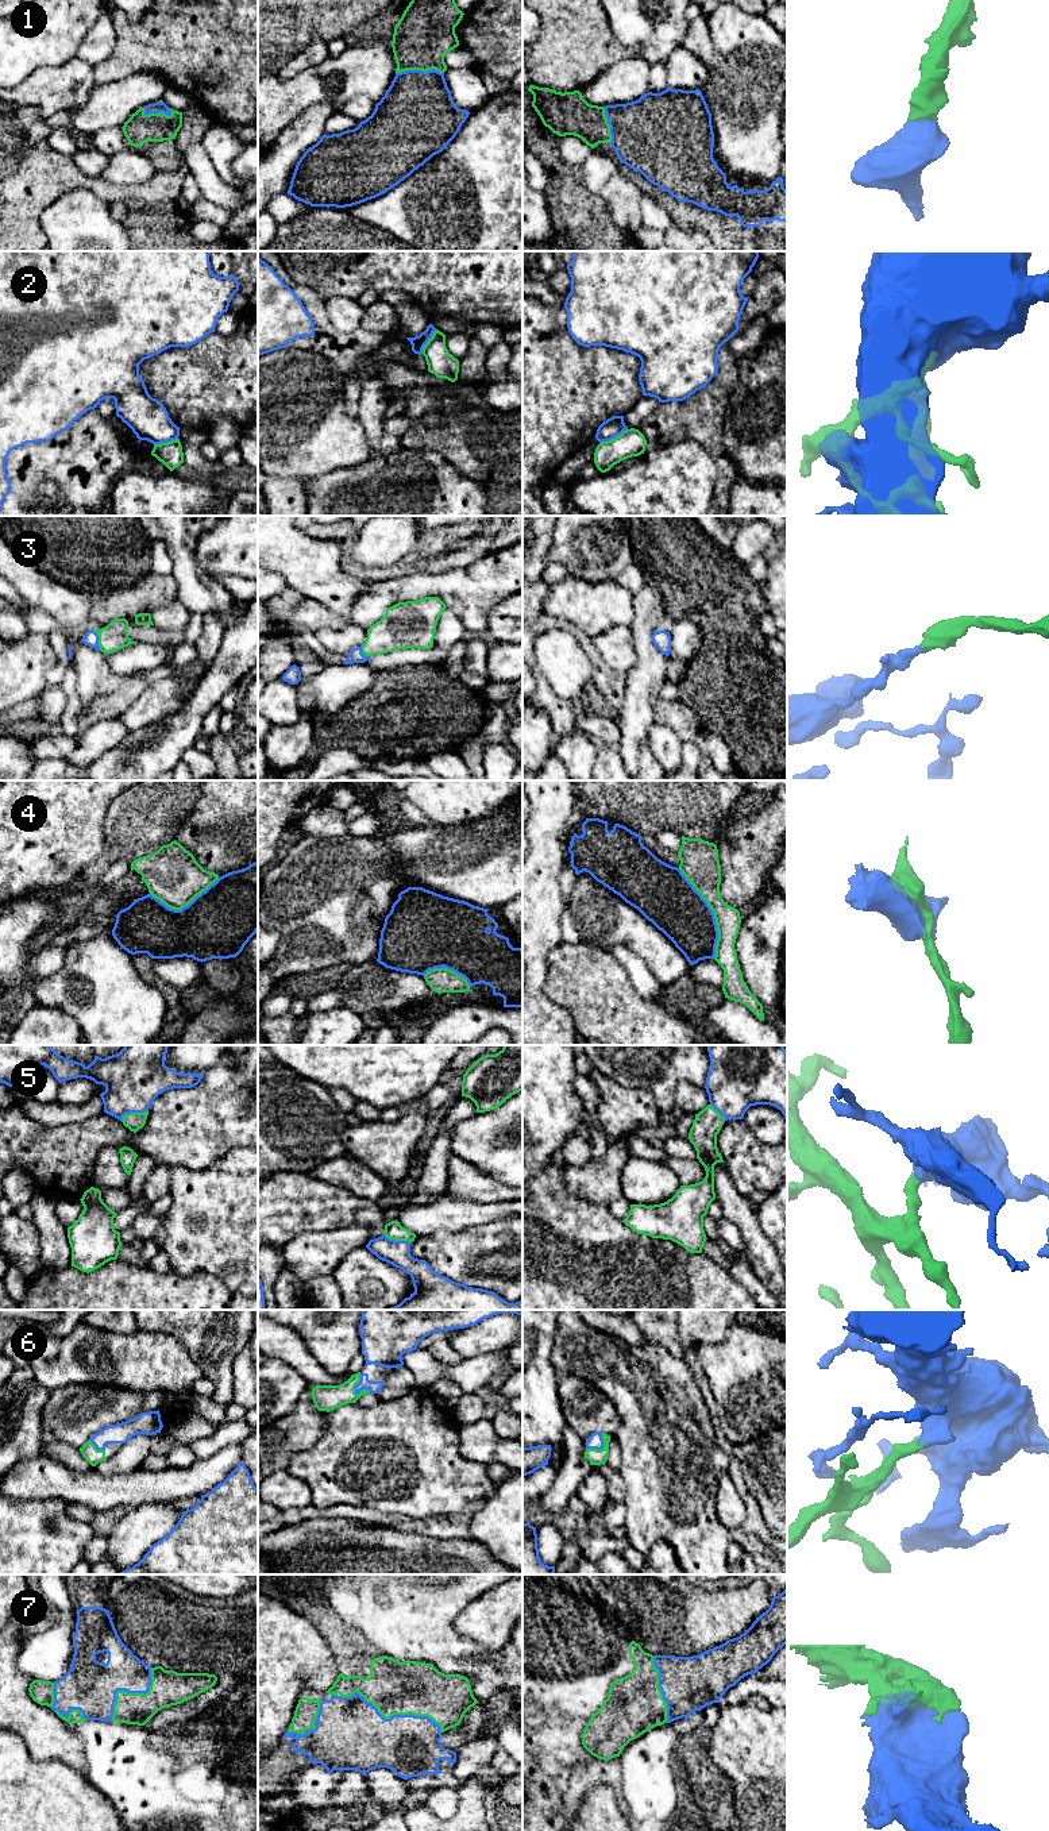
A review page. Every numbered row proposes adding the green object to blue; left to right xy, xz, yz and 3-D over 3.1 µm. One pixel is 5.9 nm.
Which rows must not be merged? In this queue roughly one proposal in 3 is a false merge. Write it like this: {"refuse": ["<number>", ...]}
{"refuse": ["2", "4"]}

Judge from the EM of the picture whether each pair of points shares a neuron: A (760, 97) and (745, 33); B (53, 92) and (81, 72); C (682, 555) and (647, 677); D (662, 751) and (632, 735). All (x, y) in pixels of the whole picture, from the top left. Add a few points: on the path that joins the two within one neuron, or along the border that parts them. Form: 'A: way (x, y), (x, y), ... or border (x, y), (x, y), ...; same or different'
A: way (758, 81), (756, 57), (749, 49); same
B: way (60, 88), (66, 87), (74, 78); same
C: border (656, 588), (666, 615); different
D: border (654, 720), (648, 741), (662, 766); different

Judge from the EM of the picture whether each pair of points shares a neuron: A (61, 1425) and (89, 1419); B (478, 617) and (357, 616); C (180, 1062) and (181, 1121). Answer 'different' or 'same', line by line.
A: same
B: same
C: different

